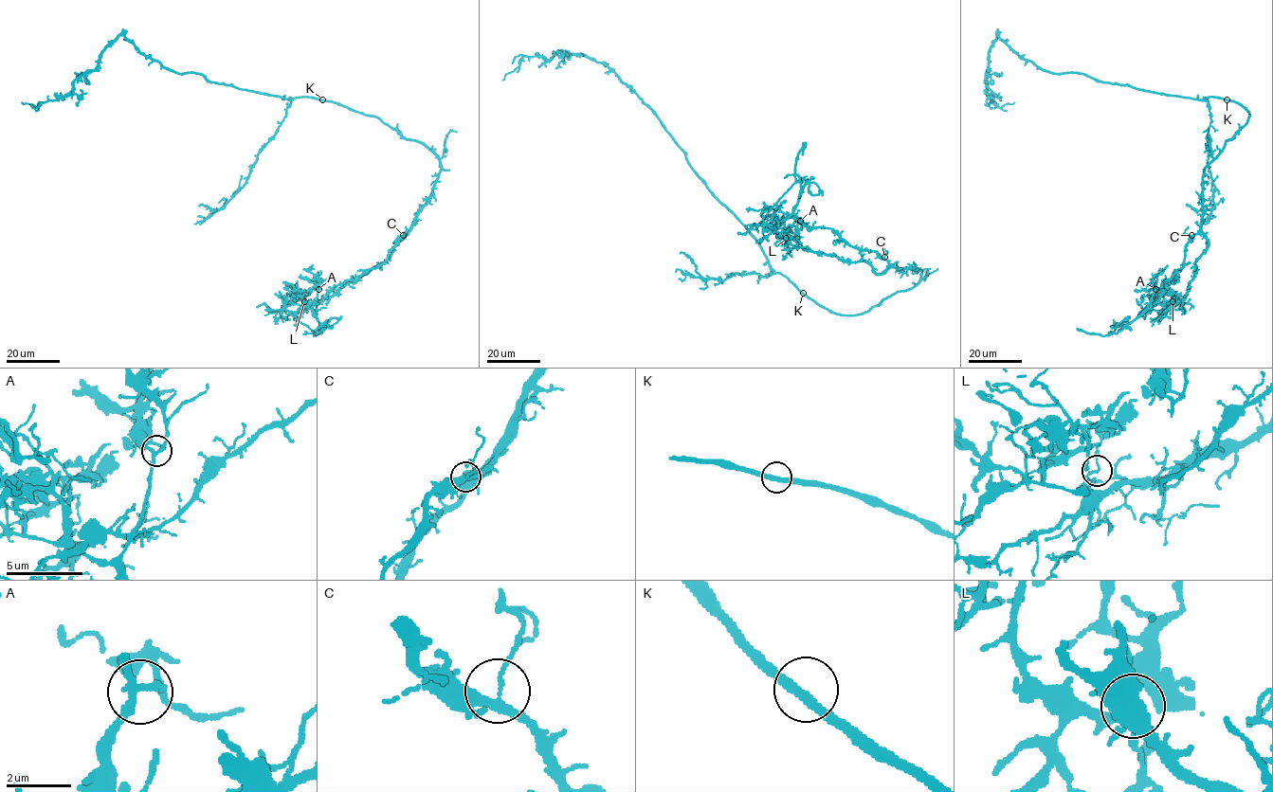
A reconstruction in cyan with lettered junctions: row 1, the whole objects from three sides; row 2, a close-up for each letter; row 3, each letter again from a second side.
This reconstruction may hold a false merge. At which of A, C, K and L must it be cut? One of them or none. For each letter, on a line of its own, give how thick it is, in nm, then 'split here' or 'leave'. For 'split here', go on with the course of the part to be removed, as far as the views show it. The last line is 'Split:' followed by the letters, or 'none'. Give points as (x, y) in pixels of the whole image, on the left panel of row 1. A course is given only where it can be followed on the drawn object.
A: calibre 200 nm; leave
C: calibre 240 nm; leave
K: calibre 320 nm; leave
L: calibre 110 nm; split here; course (304, 301), (306, 293), (303, 304), (316, 314), (317, 333), (283, 310), (256, 307)
Split: L

